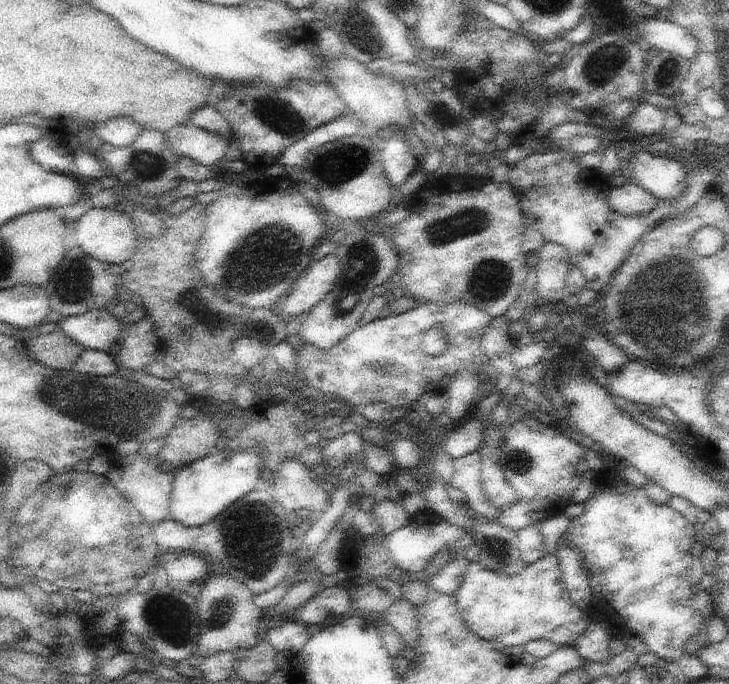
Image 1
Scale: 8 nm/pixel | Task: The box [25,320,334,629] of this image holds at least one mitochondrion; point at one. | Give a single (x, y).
(127, 411)

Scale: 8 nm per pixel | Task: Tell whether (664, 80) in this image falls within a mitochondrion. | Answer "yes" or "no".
yes

